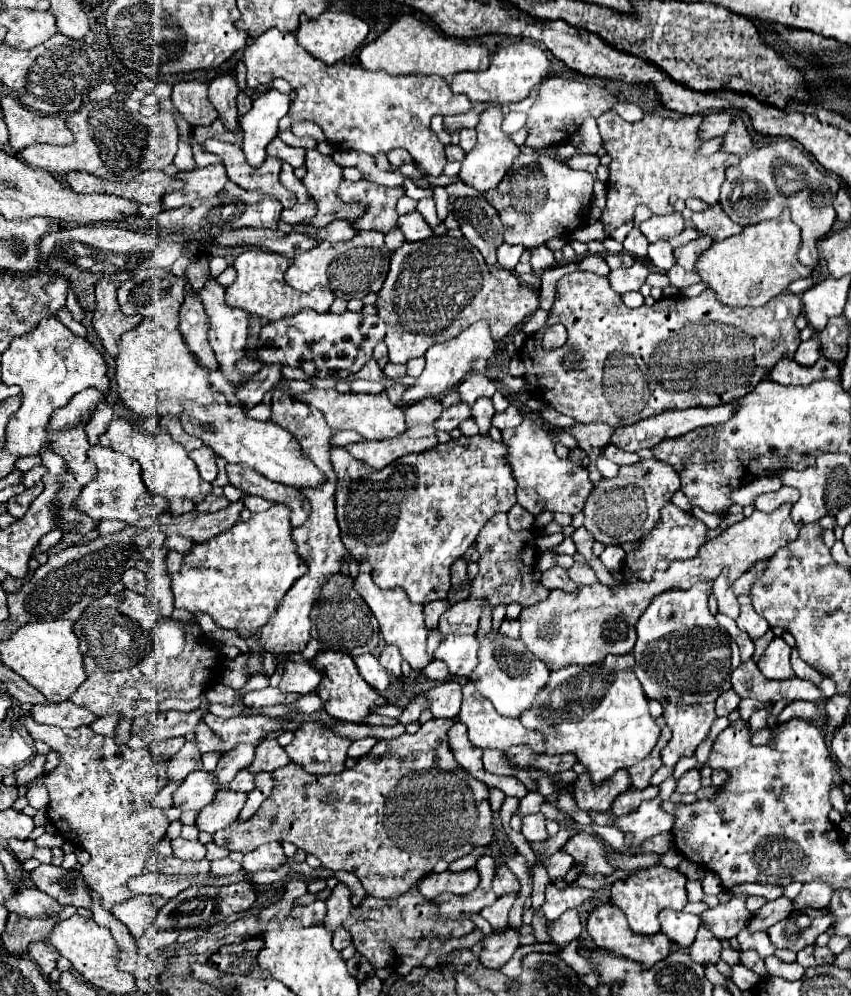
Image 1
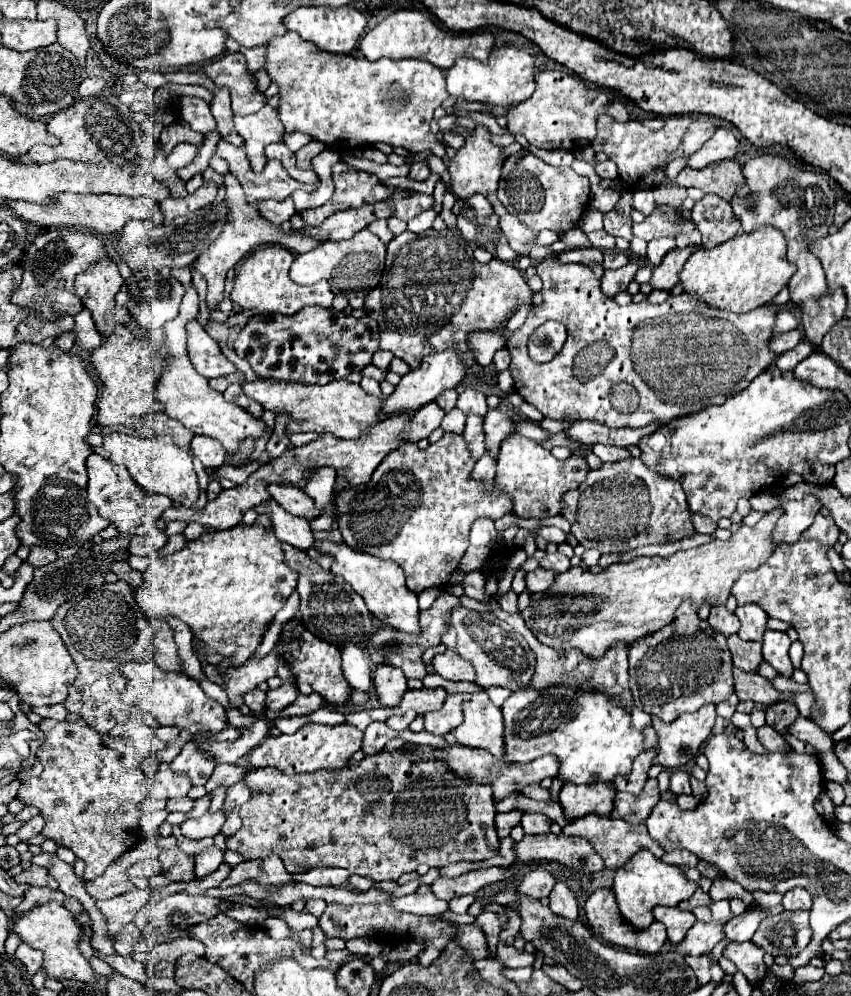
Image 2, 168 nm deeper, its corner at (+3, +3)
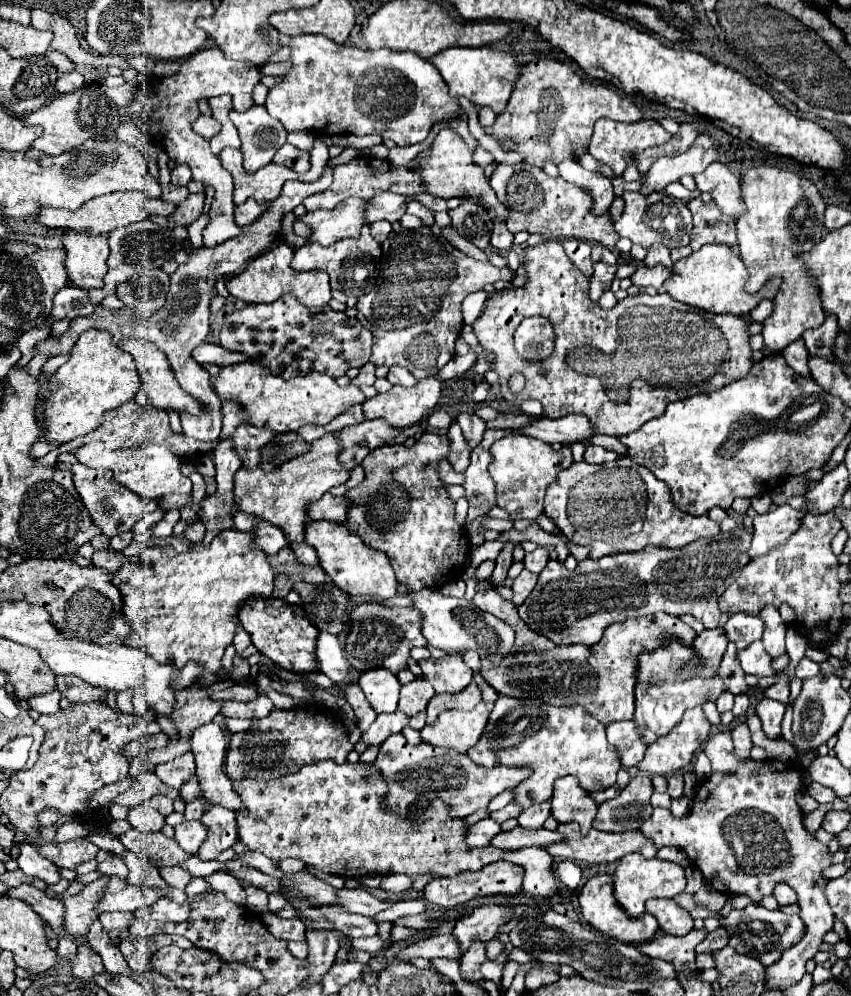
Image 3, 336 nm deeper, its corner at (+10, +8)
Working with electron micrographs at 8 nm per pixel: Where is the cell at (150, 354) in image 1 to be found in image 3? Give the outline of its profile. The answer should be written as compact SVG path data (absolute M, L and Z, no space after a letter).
M103 329L85 331L71 349L71 359L61 365L49 381L47 397L47 431L45 437L53 443L69 443L79 435L95 431L103 423L103 415L131 399L139 391L139 377L131 355L109 343L109 333Z

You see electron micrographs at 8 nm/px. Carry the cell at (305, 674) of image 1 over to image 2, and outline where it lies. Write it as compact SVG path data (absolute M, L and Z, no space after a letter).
M290 678L280 688L266 692L264 706L266 706L266 710L282 710L282 708L290 706L296 700L296 696L298 696L298 688L296 688L294 680Z

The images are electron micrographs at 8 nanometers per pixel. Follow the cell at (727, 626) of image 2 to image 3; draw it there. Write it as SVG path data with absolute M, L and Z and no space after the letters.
M719 625L715 629L705 629L695 637L693 647L695 647L697 655L703 659L703 667L705 667L703 675L713 677L717 673L717 667L721 663L727 643L729 643L729 639L725 635L725 629Z

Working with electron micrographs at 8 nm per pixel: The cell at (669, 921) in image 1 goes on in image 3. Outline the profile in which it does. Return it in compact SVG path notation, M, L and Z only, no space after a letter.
M651 899L647 911L659 921L659 927L669 935L687 935L693 929L691 915L673 899Z

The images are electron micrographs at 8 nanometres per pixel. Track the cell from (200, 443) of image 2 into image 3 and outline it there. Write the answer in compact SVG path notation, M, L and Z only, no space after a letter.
M325 167L323 175L315 181L315 183L301 183L301 181L287 181L283 185L283 191L281 195L273 201L271 209L259 217L259 221L251 223L245 227L245 231L235 237L235 239L229 239L227 243L223 245L217 245L217 247L201 247L197 249L191 259L185 263L185 265L179 265L177 271L171 275L171 289L167 293L167 305L163 309L159 309L151 319L141 319L135 315L135 311L123 307L123 309L105 309L105 307L97 307L91 315L87 317L77 317L71 321L67 333L63 333L61 339L53 339L53 337L47 337L45 341L37 343L35 351L43 351L47 353L49 357L53 355L59 355L59 353L69 353L71 347L75 345L75 341L79 339L79 335L87 329L105 329L113 335L113 343L121 343L123 339L147 339L151 341L155 347L159 347L169 363L171 363L171 369L175 373L175 379L179 381L179 385L189 393L193 395L195 399L199 399L201 403L205 403L209 407L209 413L205 415L199 415L199 417L193 417L193 415L187 415L187 413L181 413L181 425L183 425L183 433L185 437L191 437L191 439L197 439L197 441L203 441L203 443L213 443L219 439L219 431L221 431L221 399L219 395L211 389L209 385L209 371L201 365L197 365L191 357L191 351L195 345L199 345L201 341L205 341L207 333L209 333L209 303L211 299L217 295L215 291L215 281L217 277L223 277L227 273L235 273L239 271L251 257L259 255L275 237L277 233L281 231L281 217L283 213L295 209L297 205L303 203L305 197L313 195L313 193L321 193L325 191L327 187L331 185L331 169Z

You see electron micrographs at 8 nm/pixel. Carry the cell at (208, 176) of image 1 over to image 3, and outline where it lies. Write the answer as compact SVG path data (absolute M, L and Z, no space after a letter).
M189 193L189 197L185 201L181 201L175 209L175 213L169 217L169 227L175 225L191 225L203 211L203 201L205 201L205 193Z

